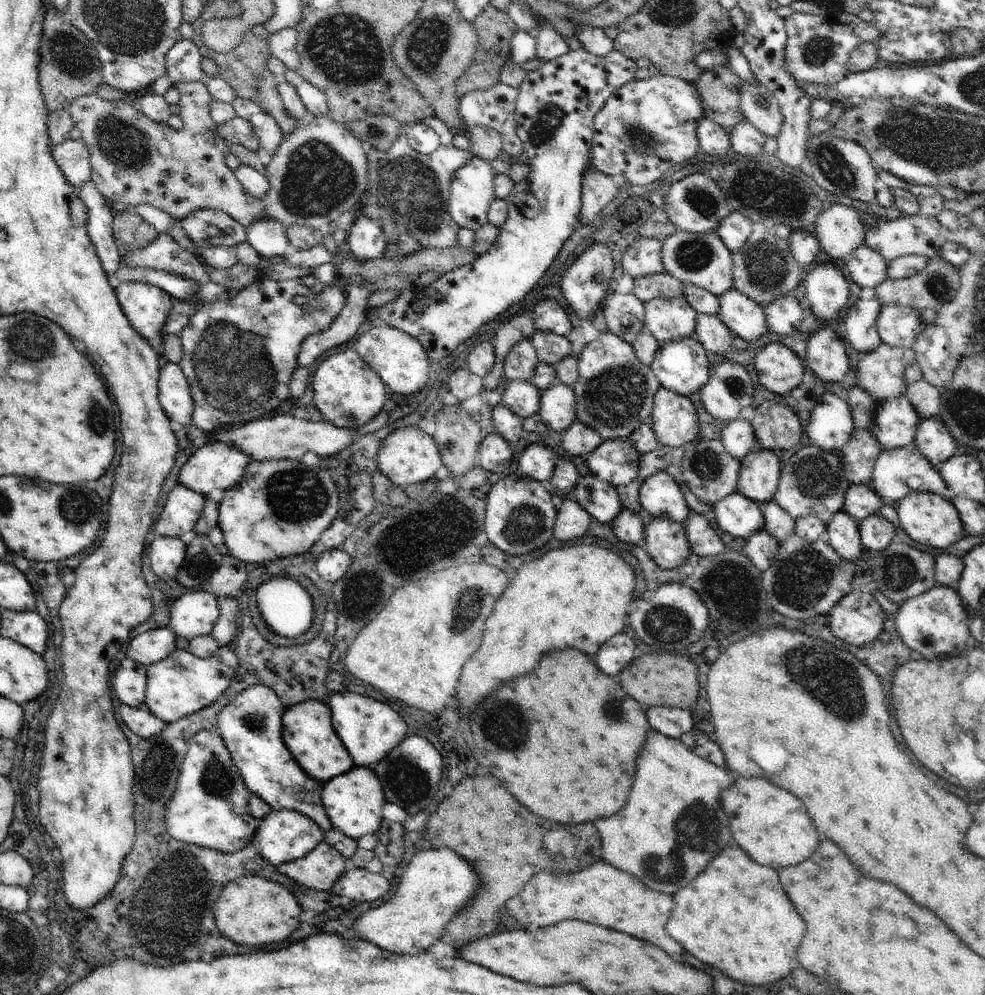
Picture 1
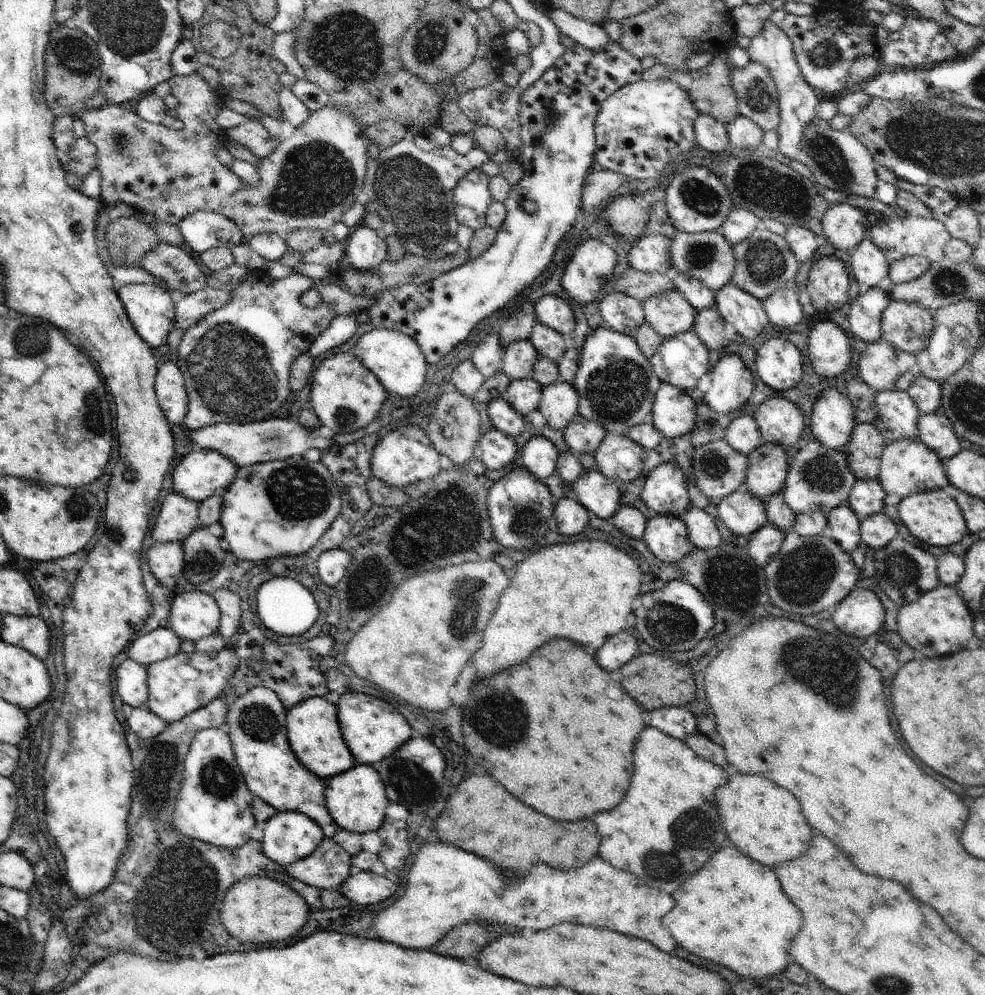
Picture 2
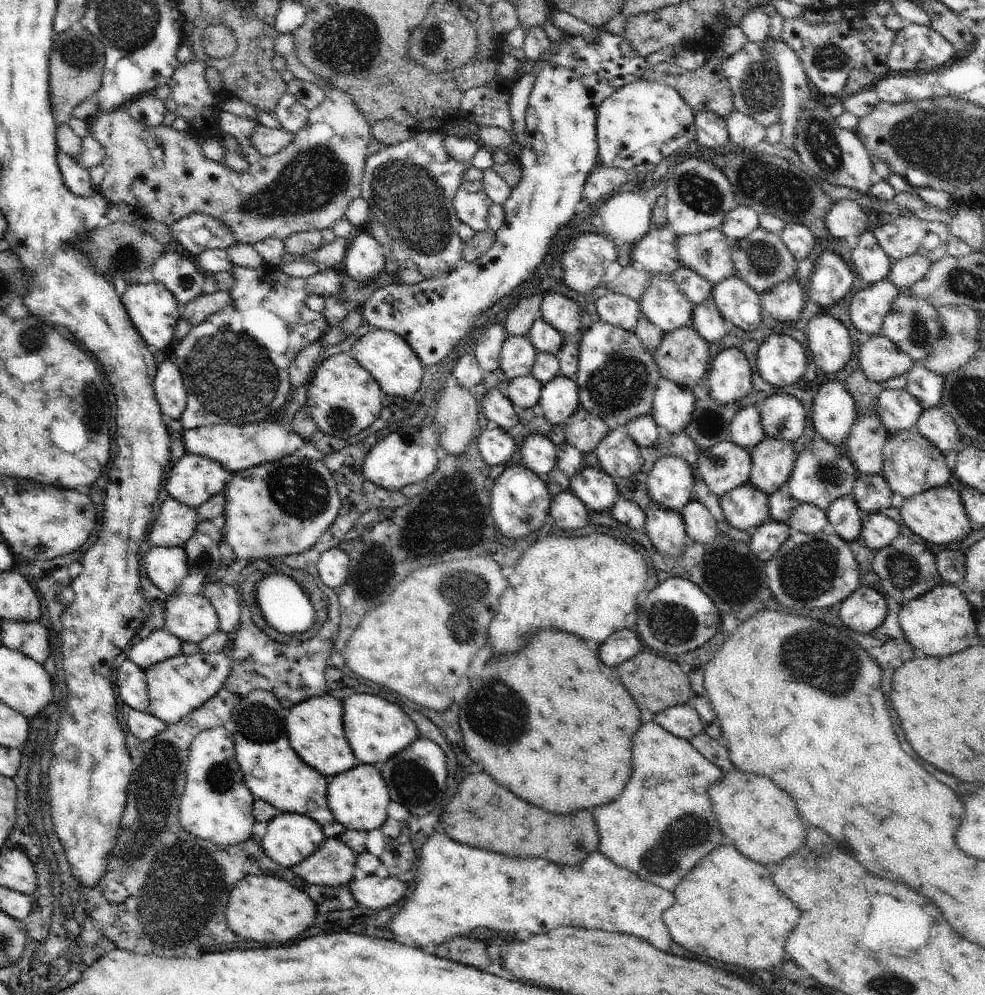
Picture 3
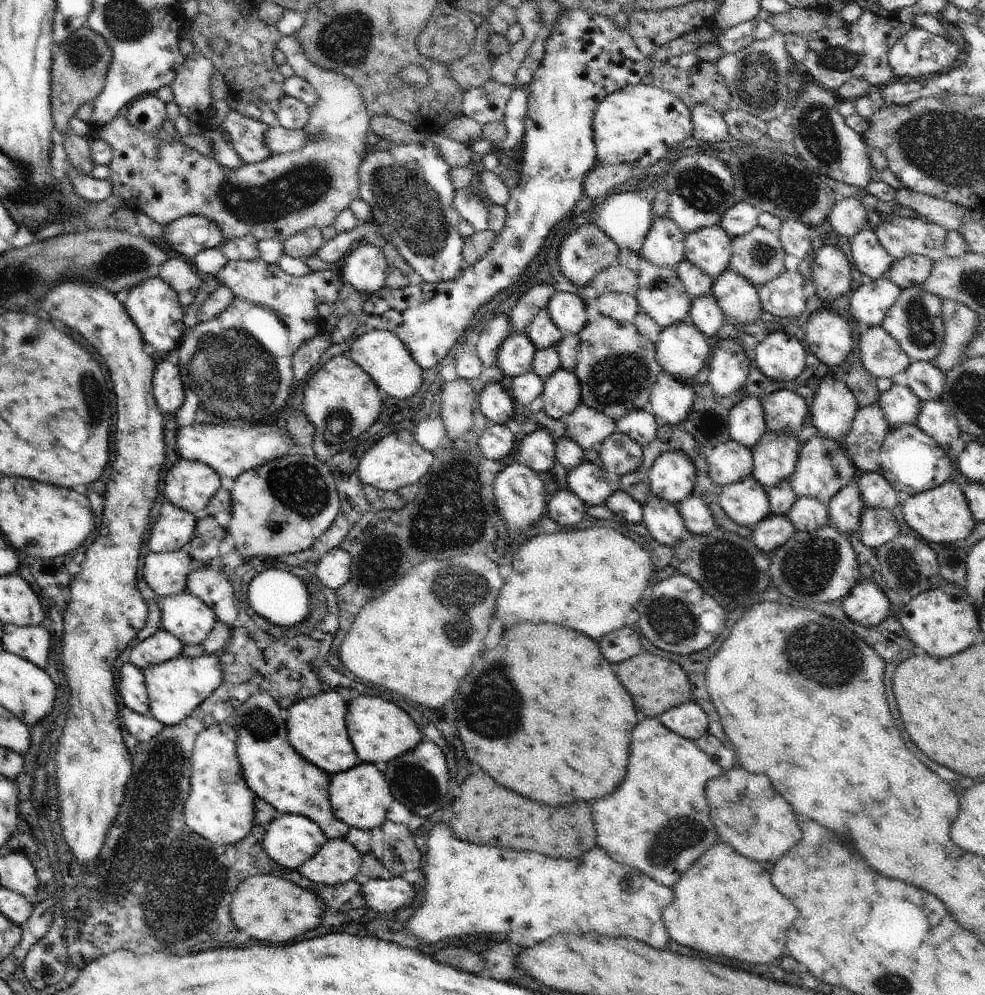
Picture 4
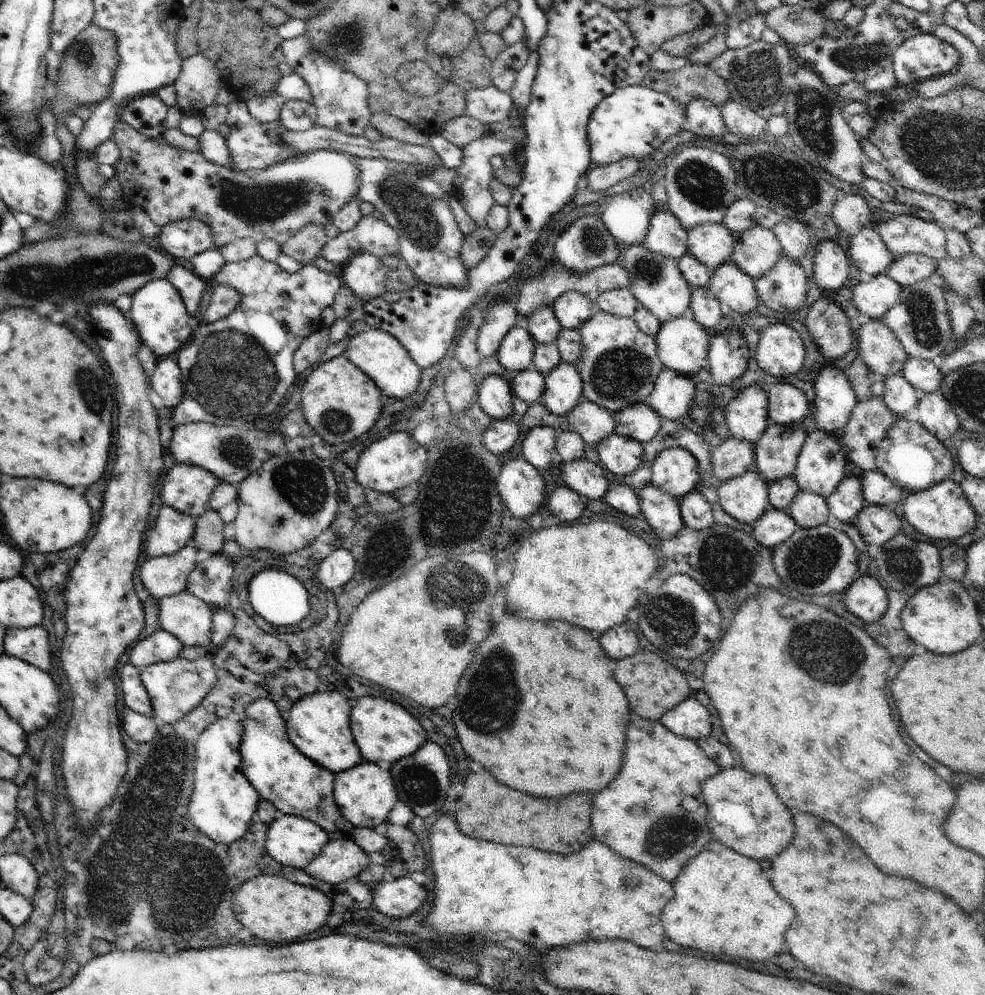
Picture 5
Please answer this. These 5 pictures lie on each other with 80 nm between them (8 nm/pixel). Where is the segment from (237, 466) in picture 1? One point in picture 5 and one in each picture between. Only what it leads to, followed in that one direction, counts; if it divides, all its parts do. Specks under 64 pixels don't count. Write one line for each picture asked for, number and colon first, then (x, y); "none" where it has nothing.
2: (198, 474)
3: (193, 479)
4: (189, 485)
5: (186, 488)

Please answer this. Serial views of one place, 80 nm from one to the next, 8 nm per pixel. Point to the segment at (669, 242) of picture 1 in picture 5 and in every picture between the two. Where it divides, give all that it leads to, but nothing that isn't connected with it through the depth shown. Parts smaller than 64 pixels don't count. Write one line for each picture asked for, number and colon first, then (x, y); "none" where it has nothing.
2: (707, 256)
3: (709, 253)
4: (710, 248)
5: (711, 243)

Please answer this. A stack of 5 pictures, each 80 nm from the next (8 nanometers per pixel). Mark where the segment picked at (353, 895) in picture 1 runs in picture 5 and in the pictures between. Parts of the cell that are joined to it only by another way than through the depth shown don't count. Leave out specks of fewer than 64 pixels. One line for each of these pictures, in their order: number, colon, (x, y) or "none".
2: (367, 888)
3: (377, 893)
4: (382, 895)
5: (400, 898)

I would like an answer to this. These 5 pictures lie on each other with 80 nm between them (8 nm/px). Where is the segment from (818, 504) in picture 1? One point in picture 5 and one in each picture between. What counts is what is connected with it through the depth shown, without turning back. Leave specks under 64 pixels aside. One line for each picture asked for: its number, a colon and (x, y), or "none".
2: (819, 478)
3: (823, 472)
4: (823, 468)
5: (821, 464)

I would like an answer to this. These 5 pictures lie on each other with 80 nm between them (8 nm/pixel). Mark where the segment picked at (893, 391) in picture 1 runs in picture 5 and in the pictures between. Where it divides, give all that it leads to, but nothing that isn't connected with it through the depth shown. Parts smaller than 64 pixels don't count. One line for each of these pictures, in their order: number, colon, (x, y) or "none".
2: (881, 364)
3: (881, 360)
4: (881, 355)
5: (880, 348)

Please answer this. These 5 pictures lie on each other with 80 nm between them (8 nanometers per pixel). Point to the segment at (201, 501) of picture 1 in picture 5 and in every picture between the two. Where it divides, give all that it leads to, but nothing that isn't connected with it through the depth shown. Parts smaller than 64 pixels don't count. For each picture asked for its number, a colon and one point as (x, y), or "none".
2: (177, 520)
3: (176, 522)
4: (173, 529)
5: (172, 530)

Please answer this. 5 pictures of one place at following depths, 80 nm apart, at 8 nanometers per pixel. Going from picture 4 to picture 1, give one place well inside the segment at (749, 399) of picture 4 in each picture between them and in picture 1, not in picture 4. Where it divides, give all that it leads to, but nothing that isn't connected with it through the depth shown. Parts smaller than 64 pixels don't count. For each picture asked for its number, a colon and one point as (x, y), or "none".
1: (739, 439)
2: (743, 434)
3: (745, 429)

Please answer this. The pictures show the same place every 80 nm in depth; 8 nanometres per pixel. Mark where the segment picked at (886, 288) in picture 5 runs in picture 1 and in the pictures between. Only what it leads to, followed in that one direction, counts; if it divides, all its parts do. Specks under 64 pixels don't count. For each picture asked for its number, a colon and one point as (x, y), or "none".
1: (861, 321)
2: (866, 310)
3: (868, 306)
4: (869, 303)

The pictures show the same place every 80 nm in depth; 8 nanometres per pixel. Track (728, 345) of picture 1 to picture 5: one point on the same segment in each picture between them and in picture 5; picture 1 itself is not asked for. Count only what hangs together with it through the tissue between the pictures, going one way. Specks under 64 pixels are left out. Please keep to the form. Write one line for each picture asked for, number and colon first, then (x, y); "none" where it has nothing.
2: (709, 326)
3: (707, 320)
4: (707, 316)
5: (704, 306)

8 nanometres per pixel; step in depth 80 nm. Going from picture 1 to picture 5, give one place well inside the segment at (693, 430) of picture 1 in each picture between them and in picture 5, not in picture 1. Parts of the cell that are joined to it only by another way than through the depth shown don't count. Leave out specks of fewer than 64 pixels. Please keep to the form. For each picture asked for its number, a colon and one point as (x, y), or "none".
2: (673, 413)
3: (673, 405)
4: (671, 400)
5: (673, 393)

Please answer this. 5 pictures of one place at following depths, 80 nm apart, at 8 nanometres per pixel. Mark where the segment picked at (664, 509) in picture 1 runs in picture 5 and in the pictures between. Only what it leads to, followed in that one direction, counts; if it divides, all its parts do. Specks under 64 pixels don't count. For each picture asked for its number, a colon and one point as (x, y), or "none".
2: (665, 491)
3: (670, 482)
4: (672, 477)
5: (675, 470)

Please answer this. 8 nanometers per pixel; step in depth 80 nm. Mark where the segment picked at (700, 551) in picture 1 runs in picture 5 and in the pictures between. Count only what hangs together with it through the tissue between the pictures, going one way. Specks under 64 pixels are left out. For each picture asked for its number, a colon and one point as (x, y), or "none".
2: (701, 529)
3: (701, 526)
4: (698, 518)
5: (696, 511)

